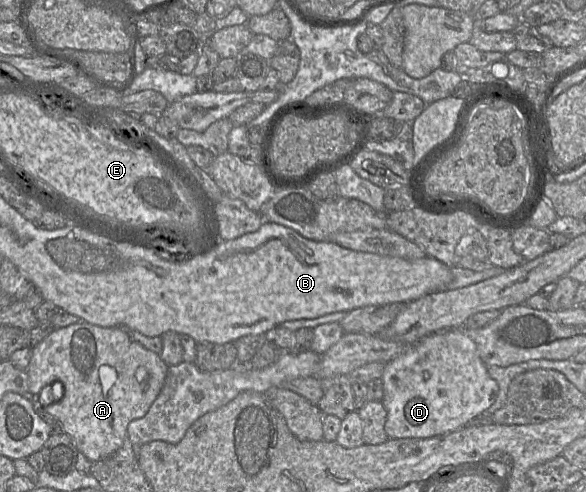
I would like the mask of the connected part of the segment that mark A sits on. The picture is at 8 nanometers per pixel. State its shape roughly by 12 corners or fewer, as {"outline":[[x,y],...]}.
{"outline":[[84,321],[32,348],[29,393],[92,463],[146,415],[169,366]]}

